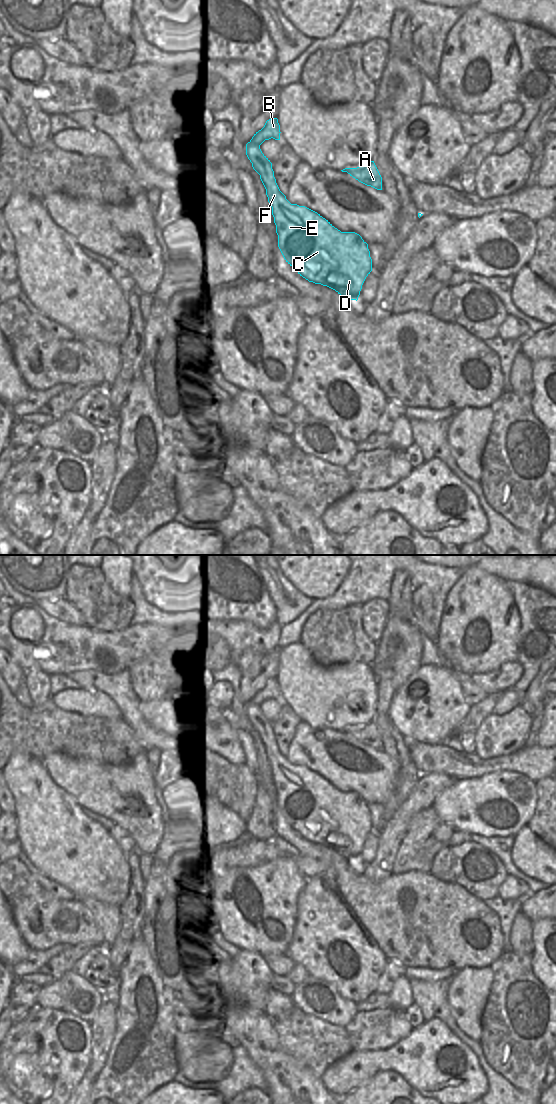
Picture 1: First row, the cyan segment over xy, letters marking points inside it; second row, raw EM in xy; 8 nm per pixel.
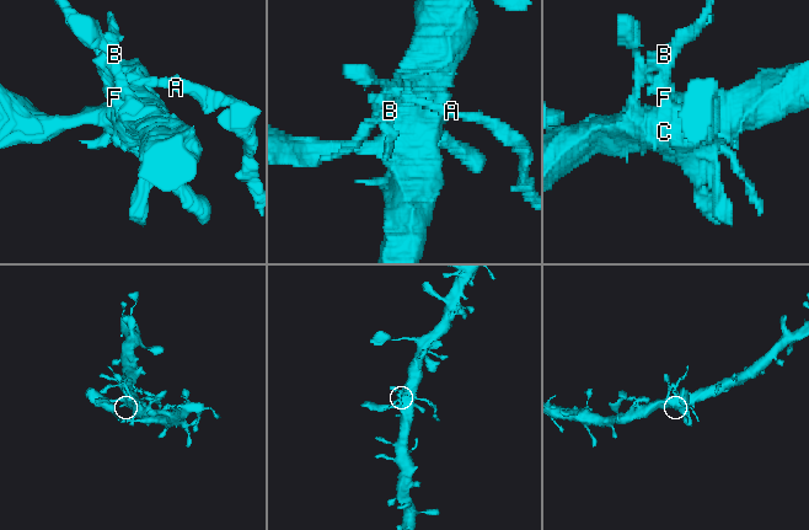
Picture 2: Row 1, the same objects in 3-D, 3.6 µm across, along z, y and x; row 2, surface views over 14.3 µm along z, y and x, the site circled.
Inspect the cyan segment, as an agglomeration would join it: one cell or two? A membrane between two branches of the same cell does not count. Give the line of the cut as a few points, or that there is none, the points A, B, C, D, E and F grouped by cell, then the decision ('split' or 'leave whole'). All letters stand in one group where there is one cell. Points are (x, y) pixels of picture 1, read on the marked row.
no cut | A B C D E F | leave whole

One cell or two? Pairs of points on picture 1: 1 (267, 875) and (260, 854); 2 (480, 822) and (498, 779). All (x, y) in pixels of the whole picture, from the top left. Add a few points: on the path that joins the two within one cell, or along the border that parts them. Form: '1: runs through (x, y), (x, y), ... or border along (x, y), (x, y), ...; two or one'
1: border along (285, 855), (258, 865), (240, 868); two
2: runs through (477, 811), (476, 808), (494, 790); one

